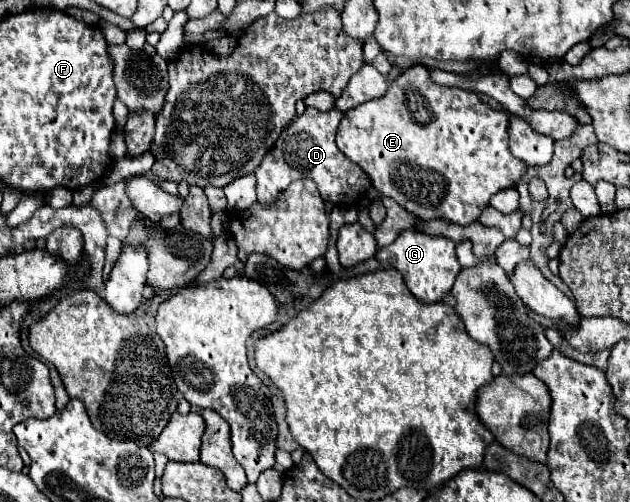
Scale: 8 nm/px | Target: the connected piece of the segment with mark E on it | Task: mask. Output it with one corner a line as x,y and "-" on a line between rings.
425,66
405,70
391,82
383,98
355,106
343,116
337,132
339,150
367,172
381,196
393,198
401,208
421,220
443,218
461,226
477,222
491,196
499,190
515,188
527,170
527,164
509,152
507,112
491,108
473,92
435,84

